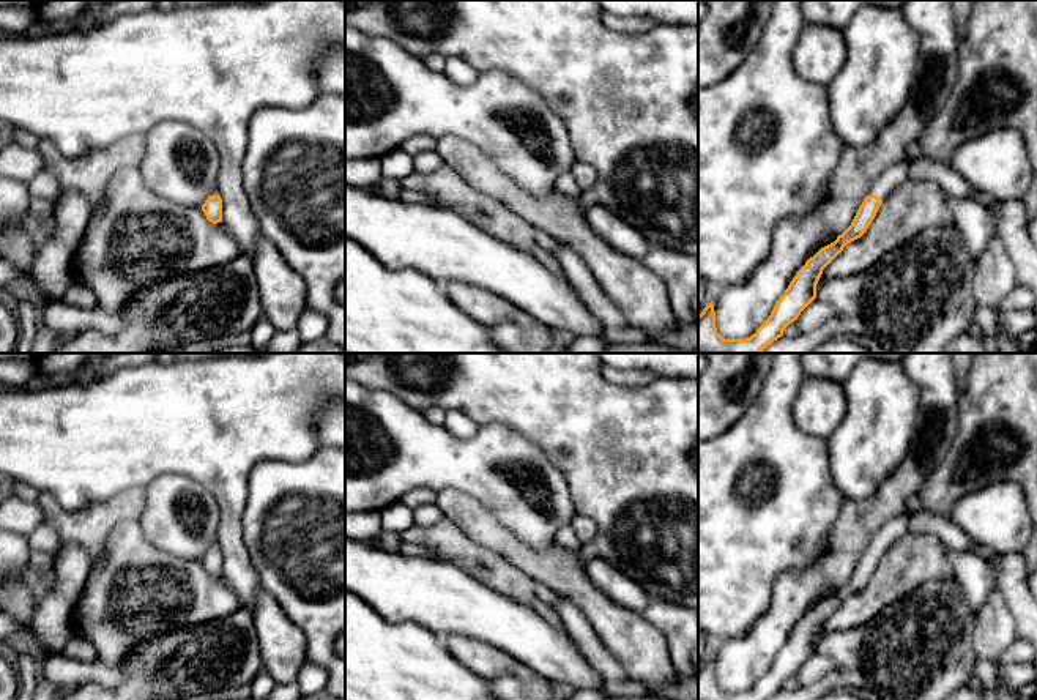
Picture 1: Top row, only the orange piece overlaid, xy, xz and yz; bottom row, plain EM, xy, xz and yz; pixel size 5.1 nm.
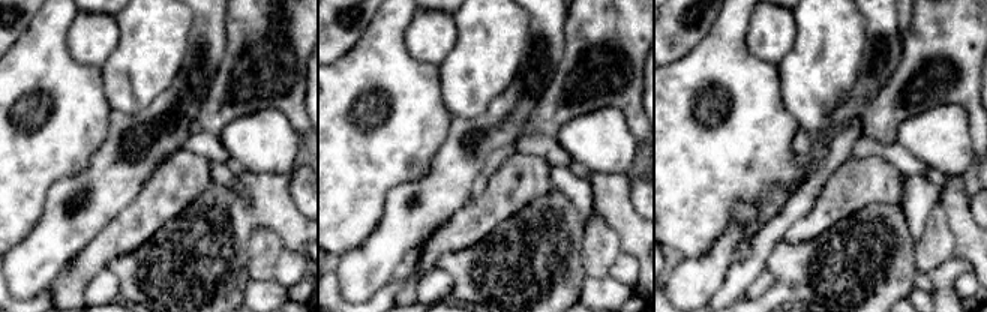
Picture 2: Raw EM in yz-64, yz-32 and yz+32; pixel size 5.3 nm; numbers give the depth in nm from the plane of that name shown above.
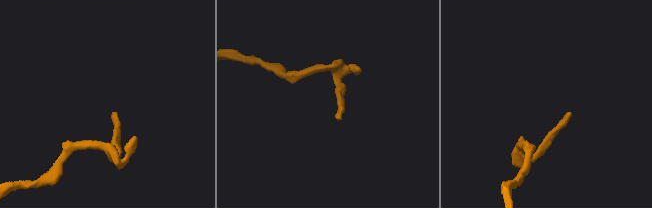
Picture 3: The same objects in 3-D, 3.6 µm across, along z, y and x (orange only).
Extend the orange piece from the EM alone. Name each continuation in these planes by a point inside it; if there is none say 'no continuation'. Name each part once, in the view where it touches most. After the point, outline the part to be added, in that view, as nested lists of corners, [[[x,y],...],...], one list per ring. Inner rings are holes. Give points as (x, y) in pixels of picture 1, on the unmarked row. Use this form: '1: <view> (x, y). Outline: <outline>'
1: yz (894, 528). Outline: [[[906,509],[903,514],[887,520],[873,536],[868,549],[876,549],[884,553],[900,536],[908,531],[908,522],[911,511]]]

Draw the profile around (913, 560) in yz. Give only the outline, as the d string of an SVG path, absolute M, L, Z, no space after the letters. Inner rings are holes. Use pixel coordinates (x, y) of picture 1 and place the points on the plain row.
M906 531L883 553L867 585L823 623L816 642L827 632L864 626L930 580L953 577L947 549L938 536Z

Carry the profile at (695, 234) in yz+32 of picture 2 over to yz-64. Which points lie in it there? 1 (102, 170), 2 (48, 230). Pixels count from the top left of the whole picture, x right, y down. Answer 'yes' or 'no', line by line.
1: no
2: no

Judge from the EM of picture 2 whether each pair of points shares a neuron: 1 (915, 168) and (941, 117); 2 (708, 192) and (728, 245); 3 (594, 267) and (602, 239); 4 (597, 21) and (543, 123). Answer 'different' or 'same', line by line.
1: different
2: different
3: same
4: same

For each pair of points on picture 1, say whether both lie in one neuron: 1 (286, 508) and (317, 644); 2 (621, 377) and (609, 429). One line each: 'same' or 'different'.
1: same
2: different

